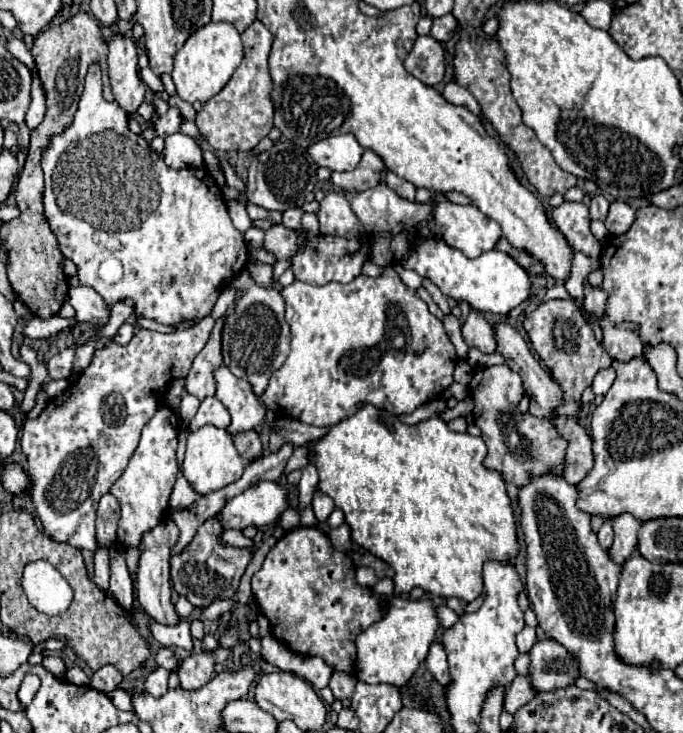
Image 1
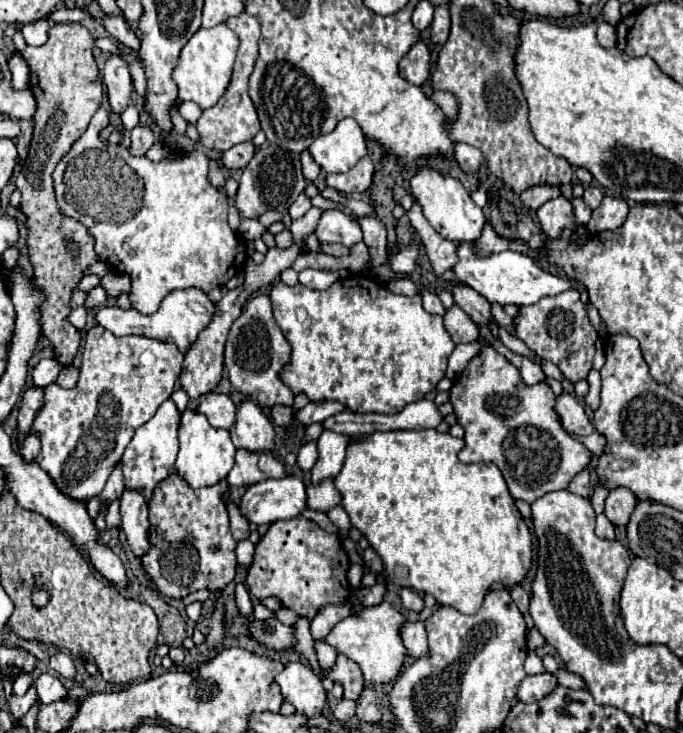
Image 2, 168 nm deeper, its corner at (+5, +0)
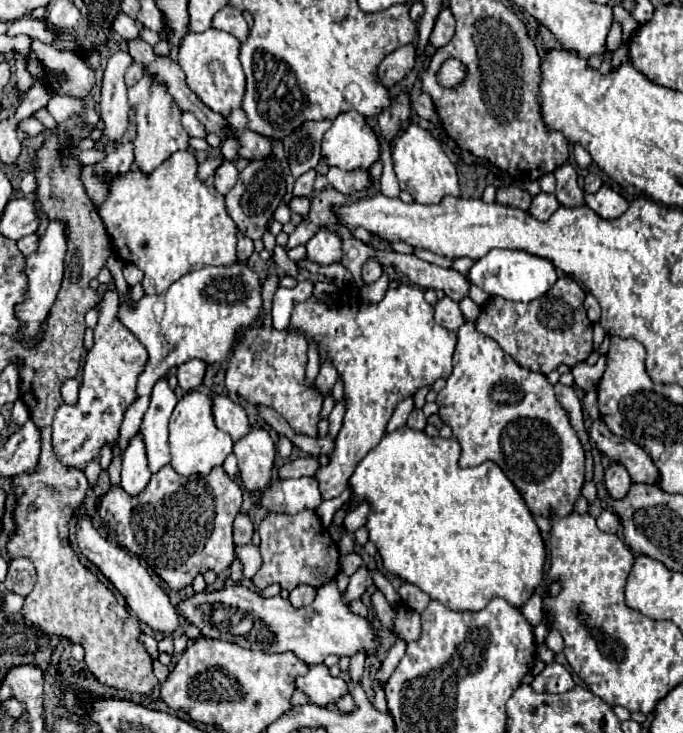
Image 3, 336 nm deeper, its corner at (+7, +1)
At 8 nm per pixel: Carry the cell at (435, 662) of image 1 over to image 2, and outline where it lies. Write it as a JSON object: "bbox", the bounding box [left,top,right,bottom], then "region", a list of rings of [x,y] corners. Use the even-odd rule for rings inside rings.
{"bbox":[402,621,430,659],"region":[[[406,621],[406,625],[402,627],[402,641],[404,641],[406,651],[412,659],[420,659],[422,655],[430,655],[428,637],[426,637],[422,621]]]}

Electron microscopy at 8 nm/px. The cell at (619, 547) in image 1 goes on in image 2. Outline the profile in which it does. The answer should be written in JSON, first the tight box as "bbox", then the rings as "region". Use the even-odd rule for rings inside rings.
{"bbox":[604,489,636,527],"region":[[[614,489],[608,493],[606,497],[606,509],[604,515],[608,517],[608,521],[616,527],[626,527],[626,523],[630,521],[630,515],[636,507],[636,497],[628,491],[628,489]]]}

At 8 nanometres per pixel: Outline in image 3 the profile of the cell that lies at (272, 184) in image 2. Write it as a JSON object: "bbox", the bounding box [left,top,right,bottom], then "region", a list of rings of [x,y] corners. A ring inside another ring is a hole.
{"bbox":[226,156,286,240],"region":[[[276,156],[252,160],[238,176],[238,182],[234,188],[226,194],[226,210],[230,218],[236,222],[238,230],[244,236],[250,236],[252,240],[262,238],[266,230],[268,218],[274,214],[274,210],[280,206],[282,196],[286,192],[286,180],[284,180],[284,168]]]}

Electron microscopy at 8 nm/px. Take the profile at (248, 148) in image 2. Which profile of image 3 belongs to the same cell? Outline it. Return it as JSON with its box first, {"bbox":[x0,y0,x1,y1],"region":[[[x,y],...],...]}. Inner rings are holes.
{"bbox":[198,158,224,180],"region":[[[208,158],[206,162],[202,162],[202,164],[198,166],[198,178],[200,178],[200,180],[210,178],[210,176],[214,174],[214,170],[216,170],[222,162],[224,162],[224,158],[220,158],[220,160],[216,160],[216,158]]]}

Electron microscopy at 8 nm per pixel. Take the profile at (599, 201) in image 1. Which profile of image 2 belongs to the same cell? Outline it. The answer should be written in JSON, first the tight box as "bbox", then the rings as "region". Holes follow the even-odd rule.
{"bbox":[584,187,604,209],"region":[[[586,187],[586,191],[584,191],[584,203],[590,207],[590,209],[596,209],[598,205],[600,205],[600,201],[602,201],[602,197],[604,197],[604,193],[602,193],[602,189],[600,187]]]}

